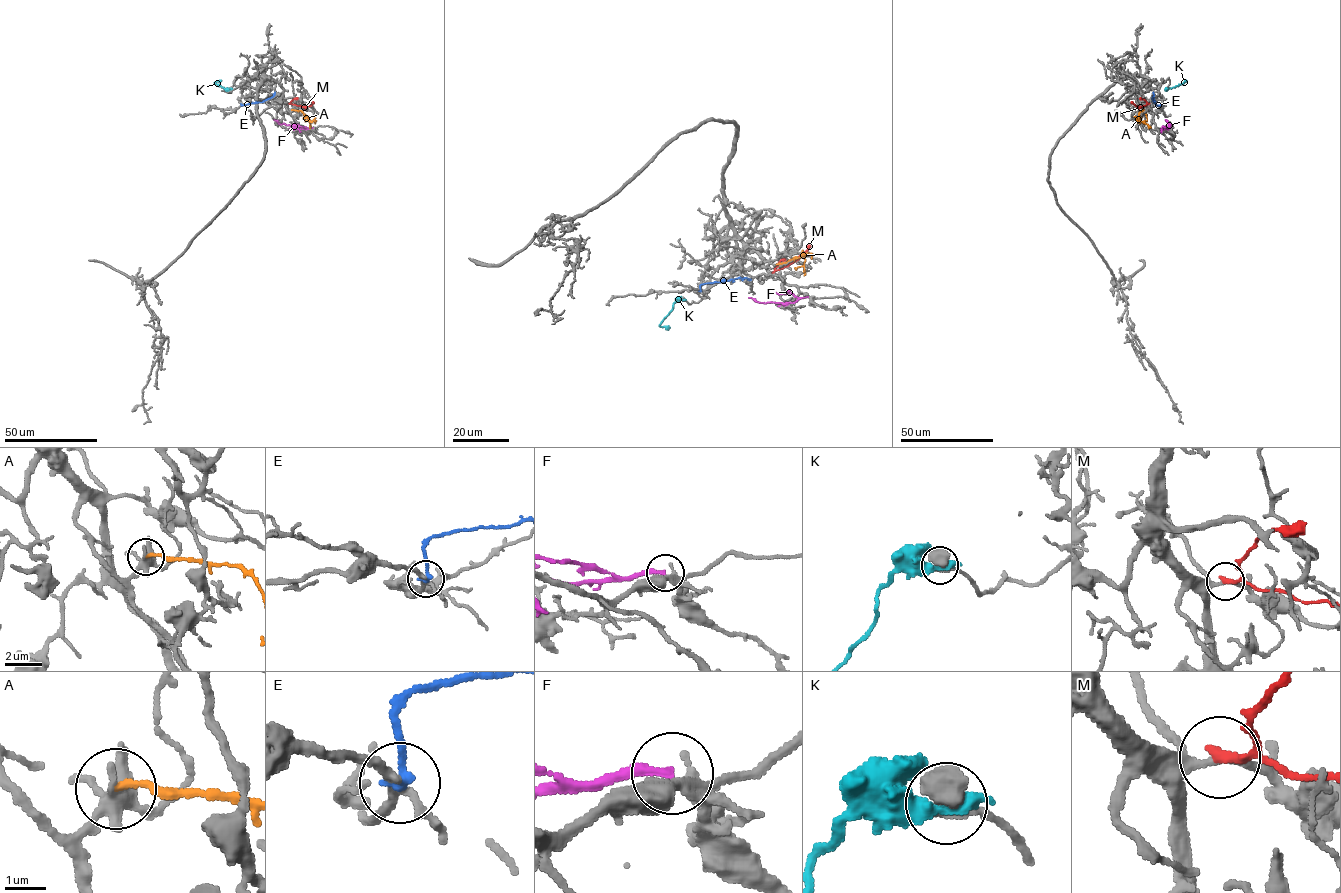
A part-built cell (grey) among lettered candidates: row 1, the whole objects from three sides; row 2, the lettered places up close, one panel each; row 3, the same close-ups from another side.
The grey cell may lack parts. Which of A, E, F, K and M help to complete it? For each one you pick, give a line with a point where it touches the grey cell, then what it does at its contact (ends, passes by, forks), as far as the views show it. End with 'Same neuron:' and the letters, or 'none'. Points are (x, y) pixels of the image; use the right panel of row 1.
Same neuron: none

